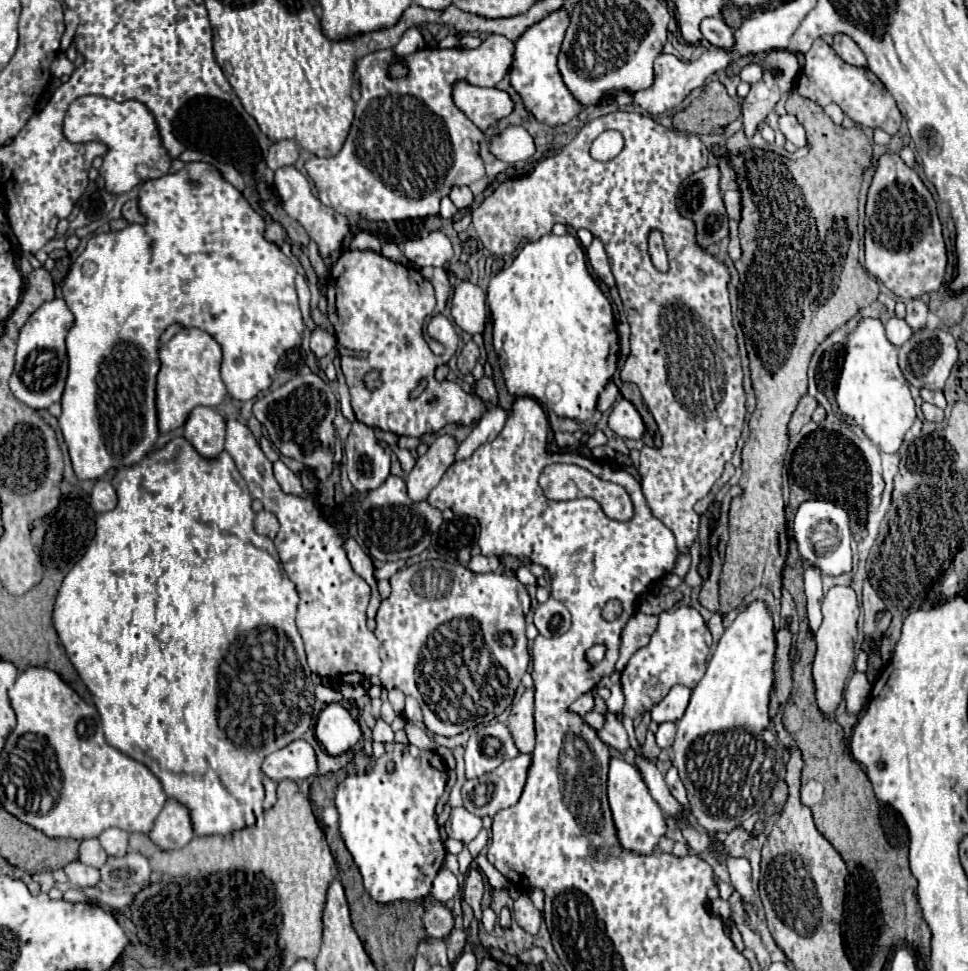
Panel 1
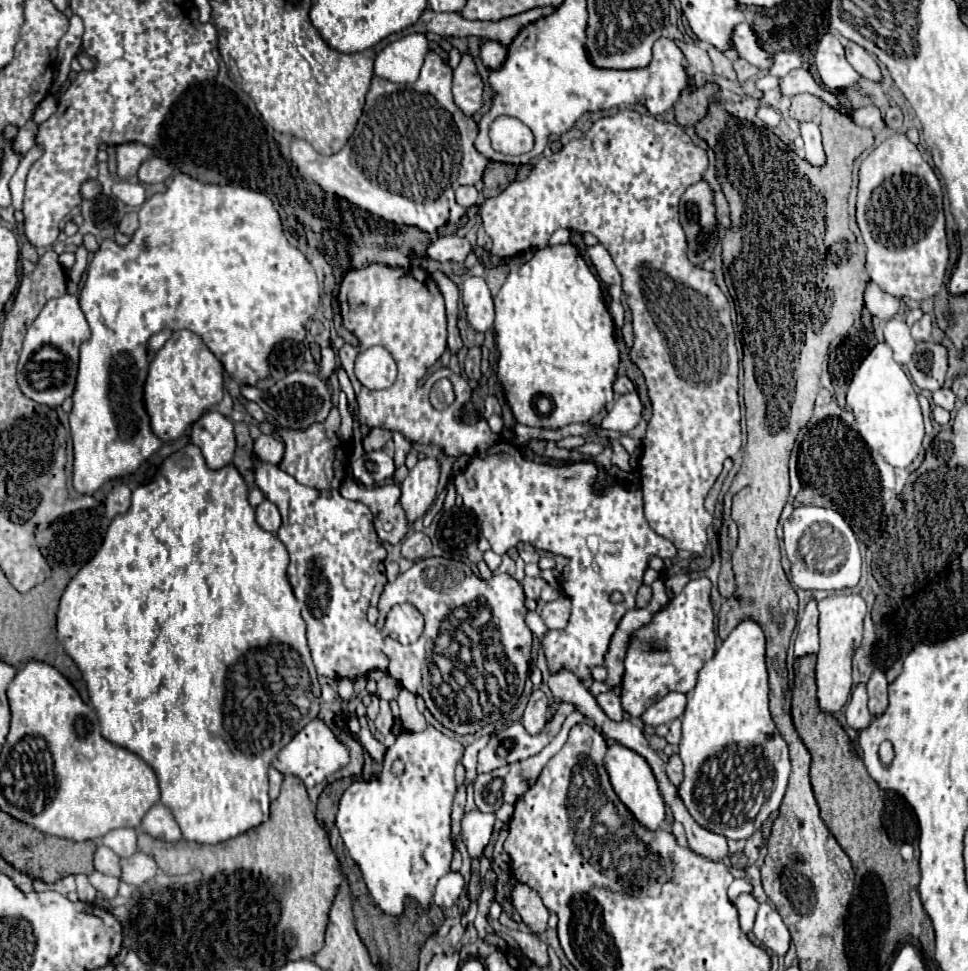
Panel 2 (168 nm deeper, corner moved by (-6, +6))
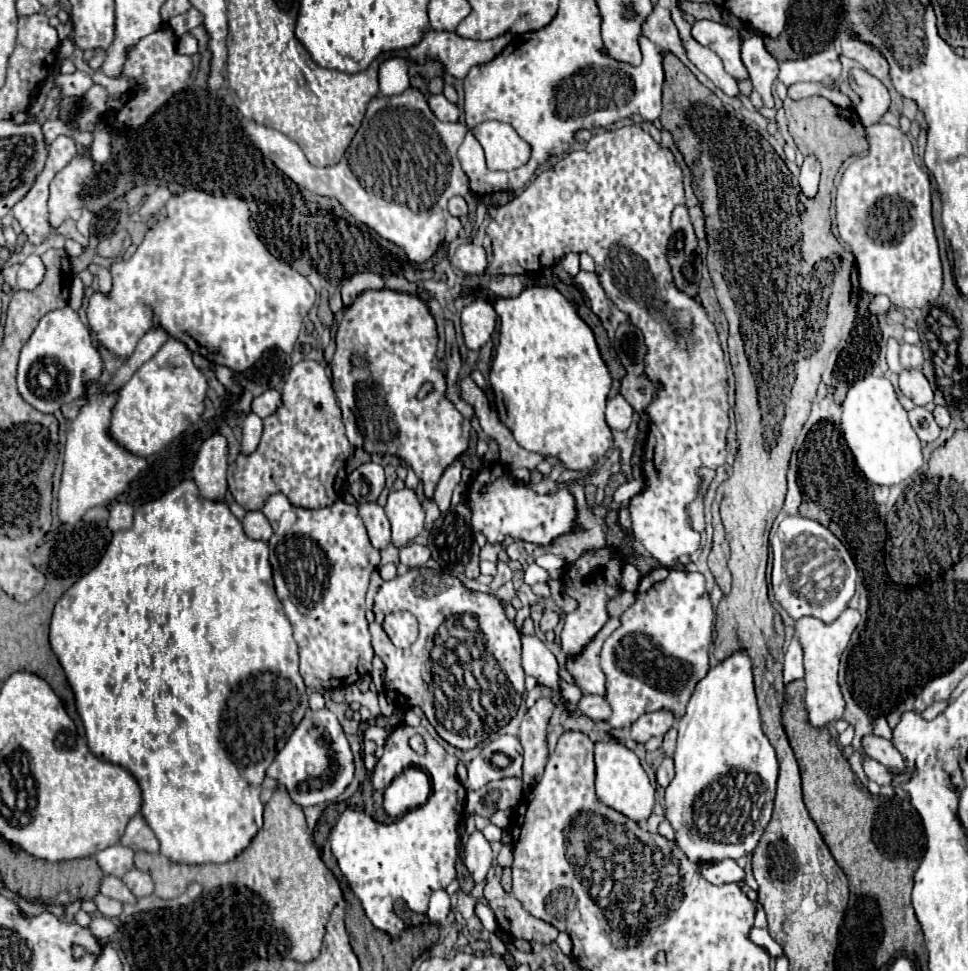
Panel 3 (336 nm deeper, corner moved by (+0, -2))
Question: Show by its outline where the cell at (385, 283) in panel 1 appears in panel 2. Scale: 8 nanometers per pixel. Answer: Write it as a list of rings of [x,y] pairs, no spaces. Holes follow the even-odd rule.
[[[370,264],[370,268],[350,270],[344,276],[338,302],[342,308],[344,328],[352,332],[360,342],[358,348],[344,344],[338,350],[340,364],[350,376],[358,402],[358,420],[354,422],[354,434],[366,436],[372,428],[386,428],[390,432],[402,432],[410,442],[440,446],[446,456],[474,456],[498,442],[498,436],[492,434],[486,420],[480,420],[474,426],[462,422],[464,404],[472,396],[470,386],[462,376],[444,370],[444,374],[432,374],[430,378],[430,386],[442,376],[450,378],[450,382],[454,384],[456,402],[446,410],[432,408],[428,400],[430,390],[426,390],[426,386],[420,386],[420,380],[424,378],[426,370],[446,350],[444,300],[432,278],[420,280],[410,268],[386,268],[382,264]],[[376,344],[392,352],[392,358],[398,366],[396,382],[386,390],[368,390],[354,376],[354,358],[358,356],[358,352]]]

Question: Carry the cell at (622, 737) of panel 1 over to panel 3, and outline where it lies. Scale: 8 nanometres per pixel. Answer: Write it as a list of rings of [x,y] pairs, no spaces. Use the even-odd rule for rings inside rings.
[[[582,696],[582,700],[578,702],[578,708],[582,710],[582,714],[586,714],[592,720],[608,720],[612,714],[612,708],[608,708],[608,702],[602,696]]]

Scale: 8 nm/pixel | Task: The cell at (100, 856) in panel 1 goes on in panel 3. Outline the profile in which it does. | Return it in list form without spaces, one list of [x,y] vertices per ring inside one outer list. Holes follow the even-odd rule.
[[[104,874],[102,882],[100,882],[100,892],[114,898],[114,900],[118,900],[118,902],[130,902],[132,904],[136,900],[134,894],[128,890],[128,886],[120,878],[108,876],[108,874]]]

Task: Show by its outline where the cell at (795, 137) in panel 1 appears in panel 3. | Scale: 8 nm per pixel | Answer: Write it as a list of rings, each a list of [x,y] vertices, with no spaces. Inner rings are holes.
[[[804,156],[804,162],[800,166],[800,186],[806,196],[814,196],[818,190],[820,180],[820,162],[816,156]]]

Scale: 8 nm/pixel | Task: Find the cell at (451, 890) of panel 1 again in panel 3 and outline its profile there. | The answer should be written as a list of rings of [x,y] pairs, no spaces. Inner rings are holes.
[[[436,890],[430,896],[430,908],[428,908],[428,918],[434,924],[440,924],[446,920],[450,912],[450,894],[446,890]]]

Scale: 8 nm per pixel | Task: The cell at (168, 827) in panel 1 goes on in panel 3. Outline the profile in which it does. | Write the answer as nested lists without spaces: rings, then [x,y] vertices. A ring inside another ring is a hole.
[[[136,814],[128,826],[120,842],[132,850],[146,850],[146,852],[160,852],[160,842],[156,840],[156,834],[152,828],[148,828],[142,814]]]

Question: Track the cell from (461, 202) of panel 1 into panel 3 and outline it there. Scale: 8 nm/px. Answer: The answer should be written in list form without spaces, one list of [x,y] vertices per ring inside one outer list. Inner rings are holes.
[[[454,196],[448,200],[448,212],[456,218],[462,218],[468,214],[468,206],[466,206],[466,200],[462,196]]]

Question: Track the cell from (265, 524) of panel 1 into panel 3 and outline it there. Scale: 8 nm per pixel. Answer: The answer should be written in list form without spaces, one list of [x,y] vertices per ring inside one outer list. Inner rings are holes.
[[[248,512],[242,520],[244,532],[252,540],[264,540],[268,542],[272,536],[272,526],[268,524],[268,518],[262,512]]]

